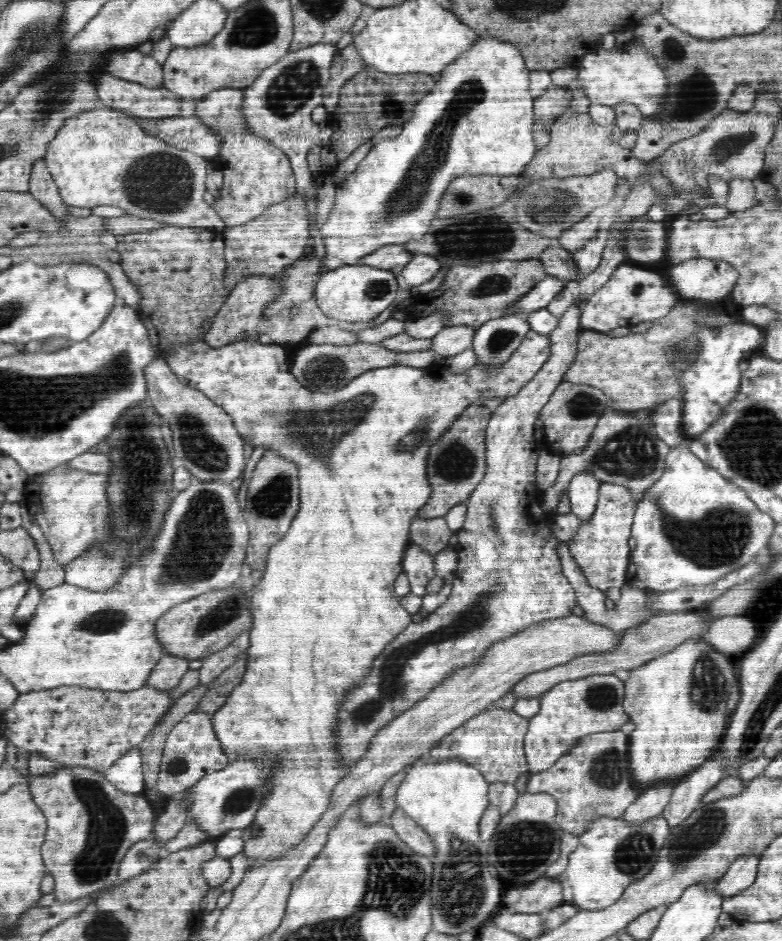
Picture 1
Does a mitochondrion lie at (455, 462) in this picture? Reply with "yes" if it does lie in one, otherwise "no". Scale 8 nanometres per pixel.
yes

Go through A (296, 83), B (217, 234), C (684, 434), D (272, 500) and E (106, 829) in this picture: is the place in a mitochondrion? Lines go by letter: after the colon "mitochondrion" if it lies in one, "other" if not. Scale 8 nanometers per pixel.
A: mitochondrion
B: other
C: other
D: mitochondrion
E: mitochondrion

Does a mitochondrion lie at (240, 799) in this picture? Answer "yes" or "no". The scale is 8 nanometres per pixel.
yes

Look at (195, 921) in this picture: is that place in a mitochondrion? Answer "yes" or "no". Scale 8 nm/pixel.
no

